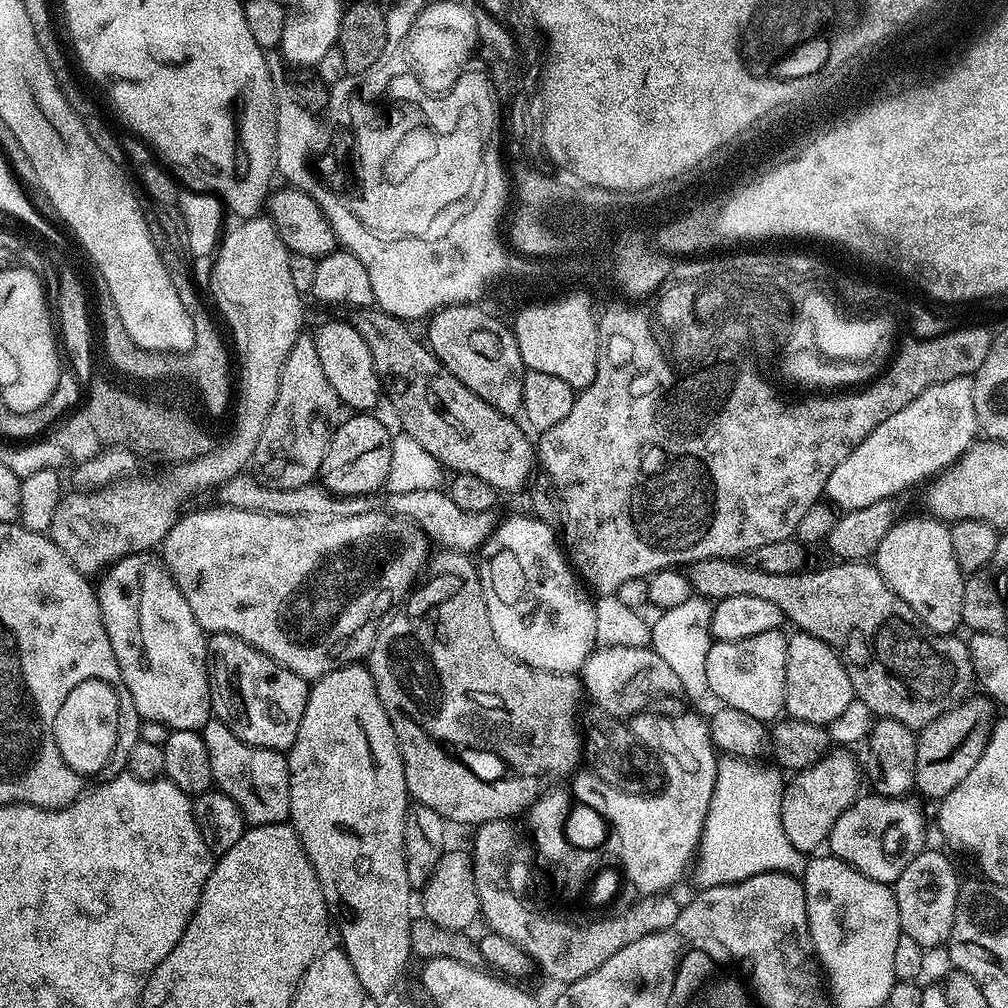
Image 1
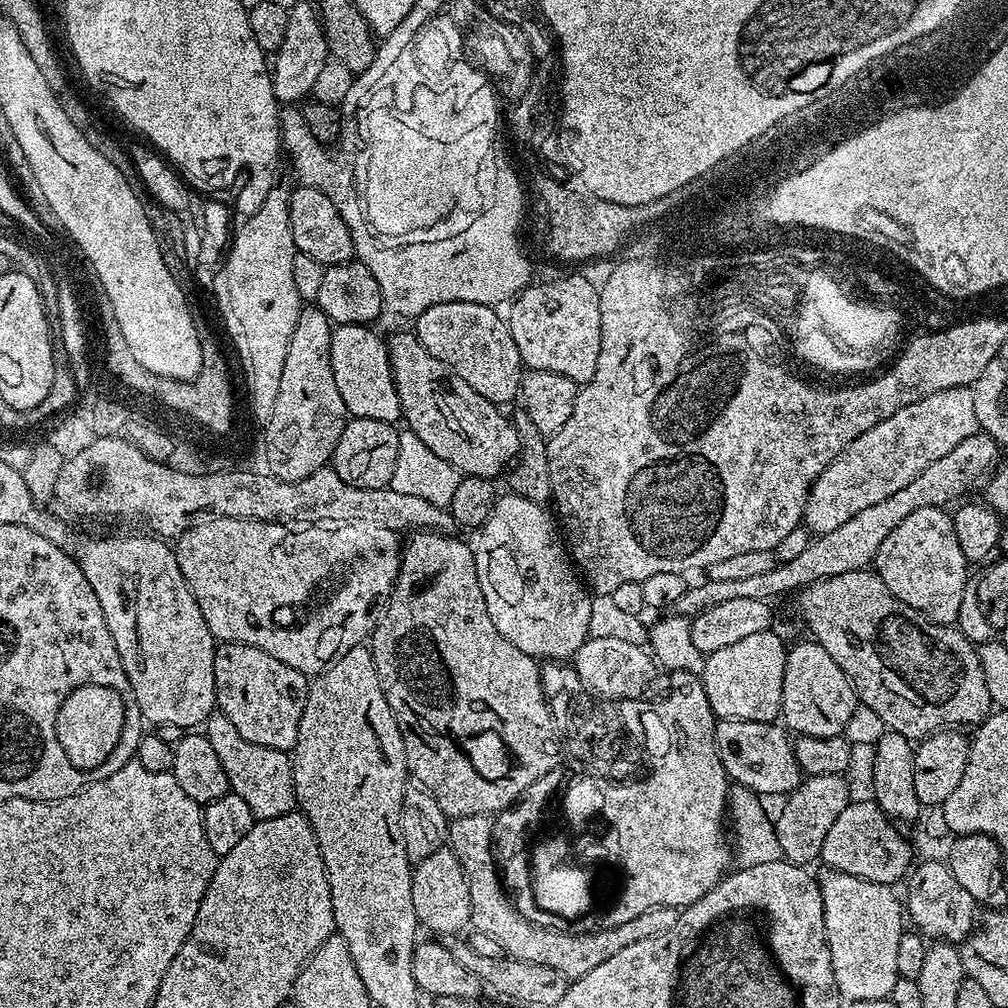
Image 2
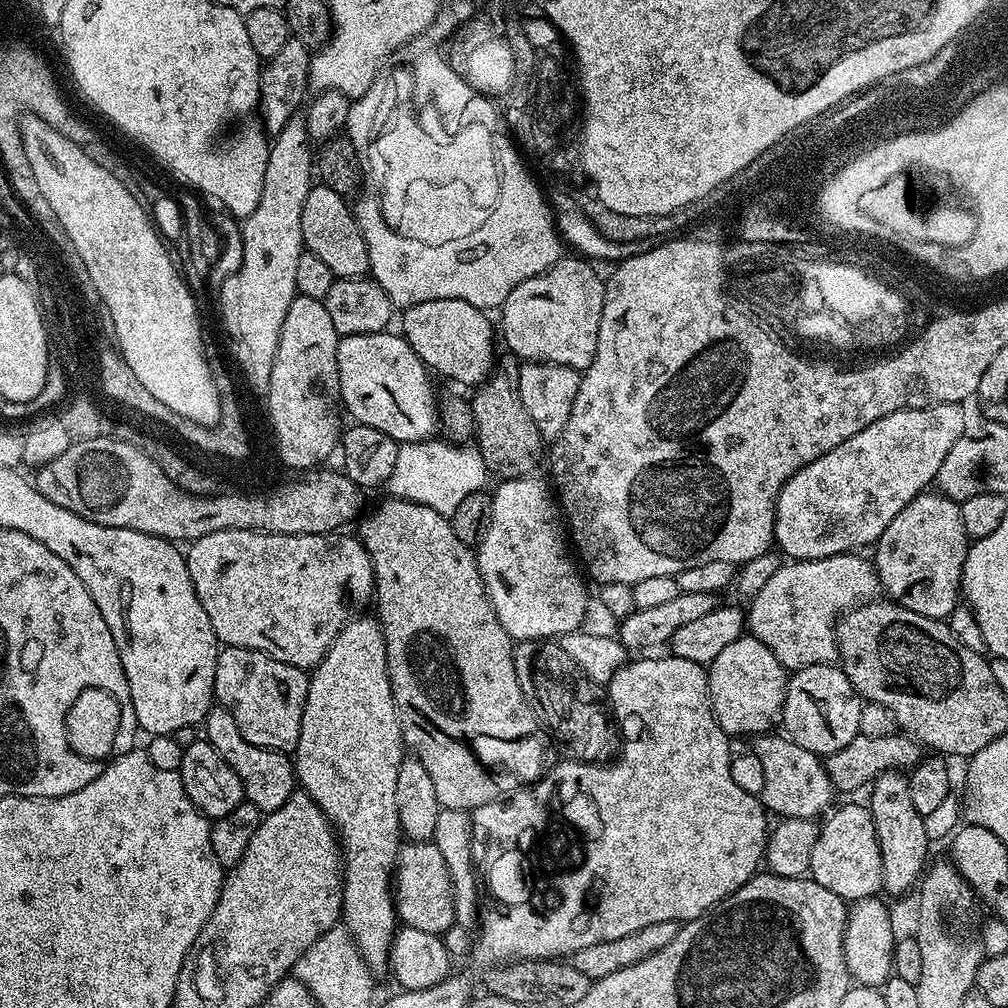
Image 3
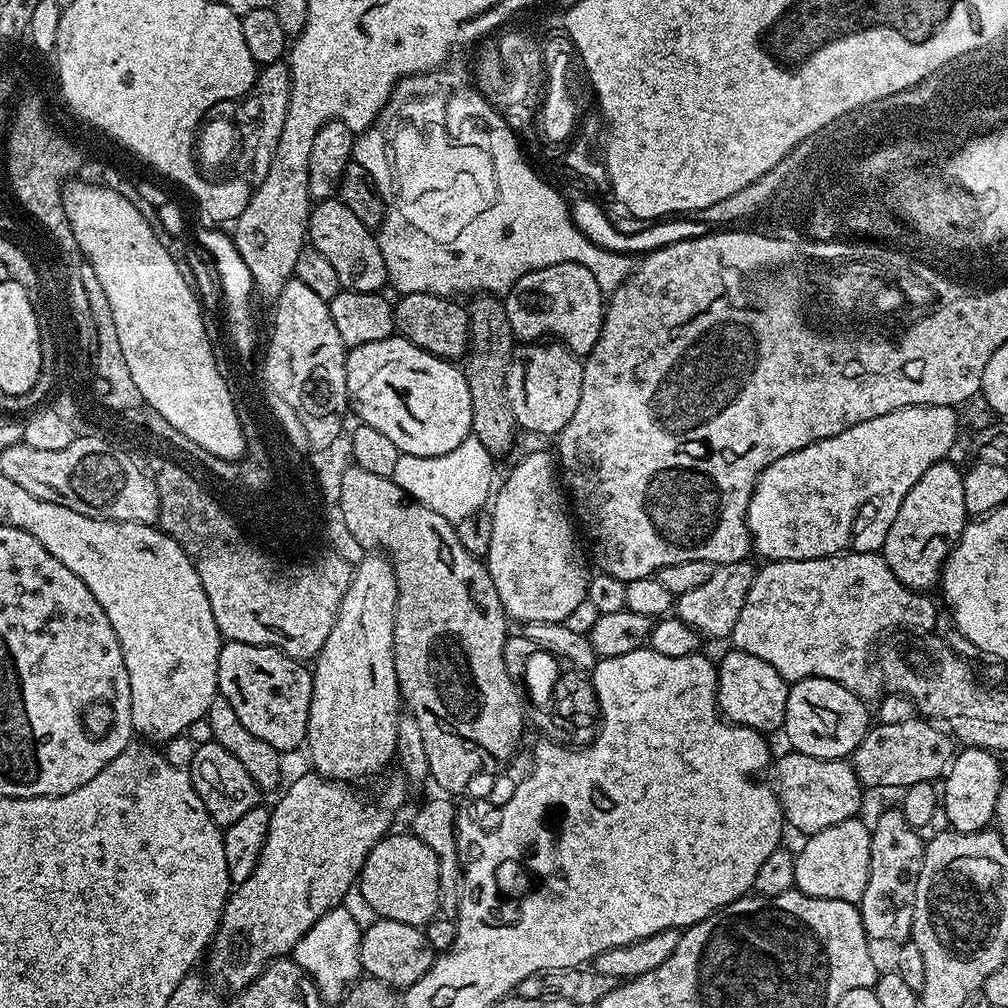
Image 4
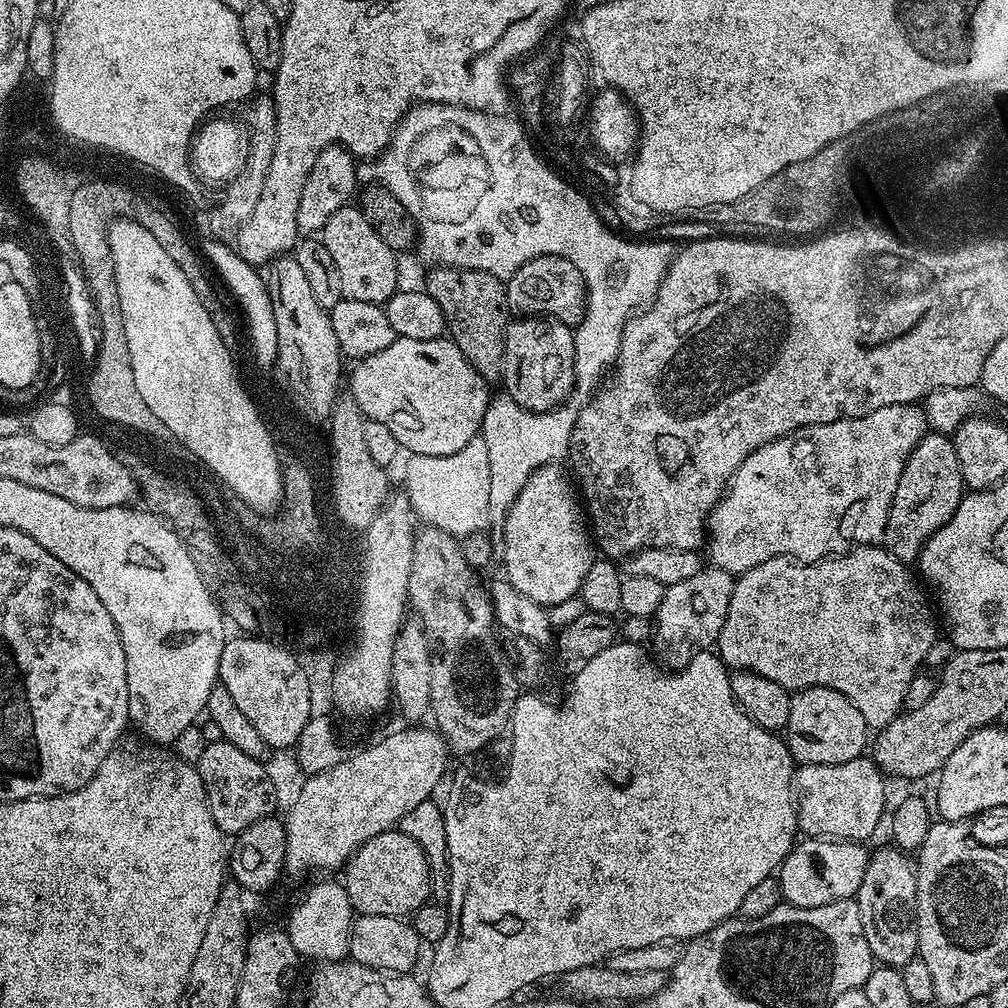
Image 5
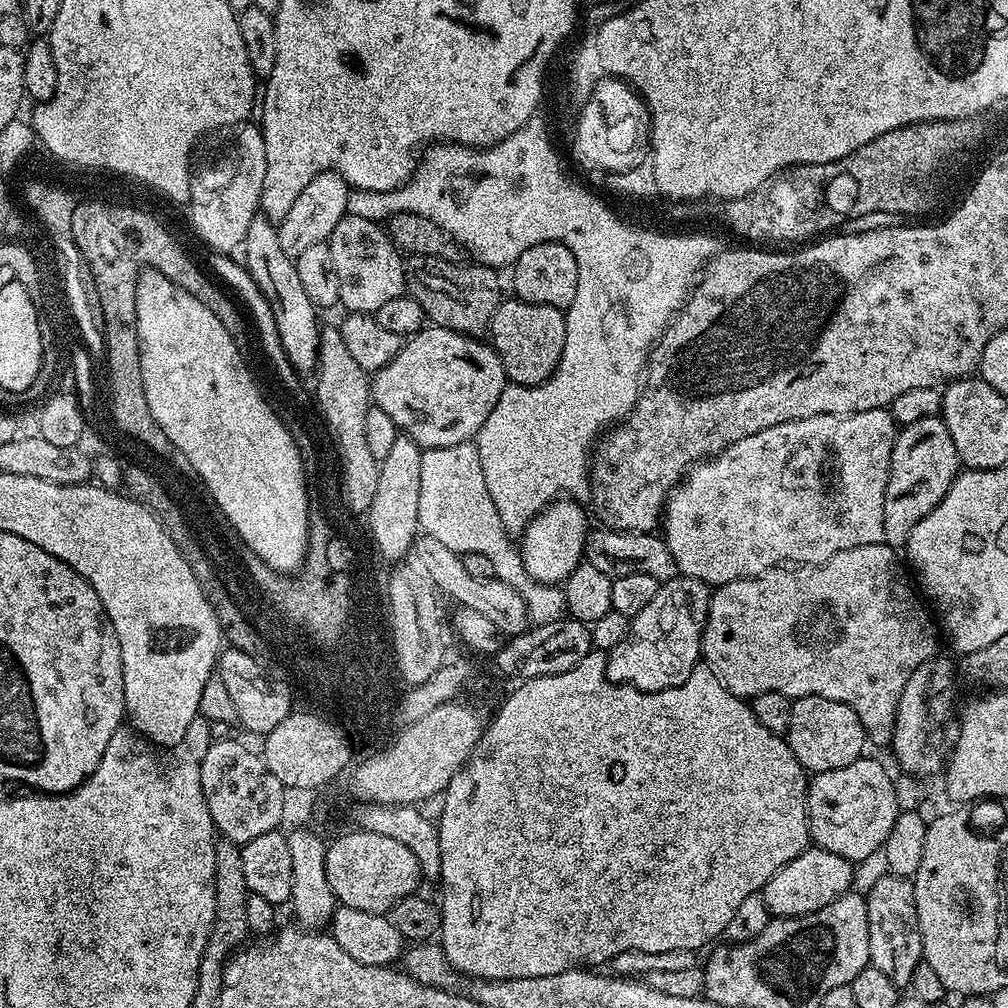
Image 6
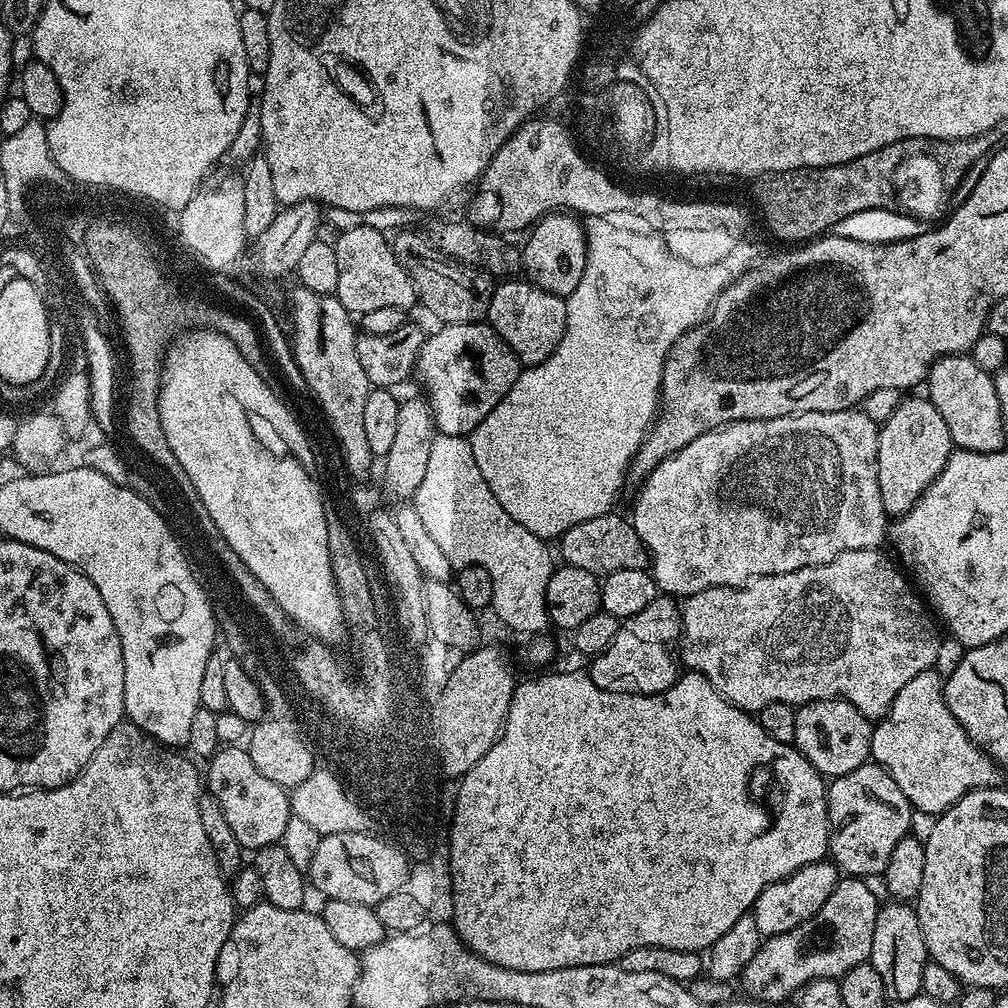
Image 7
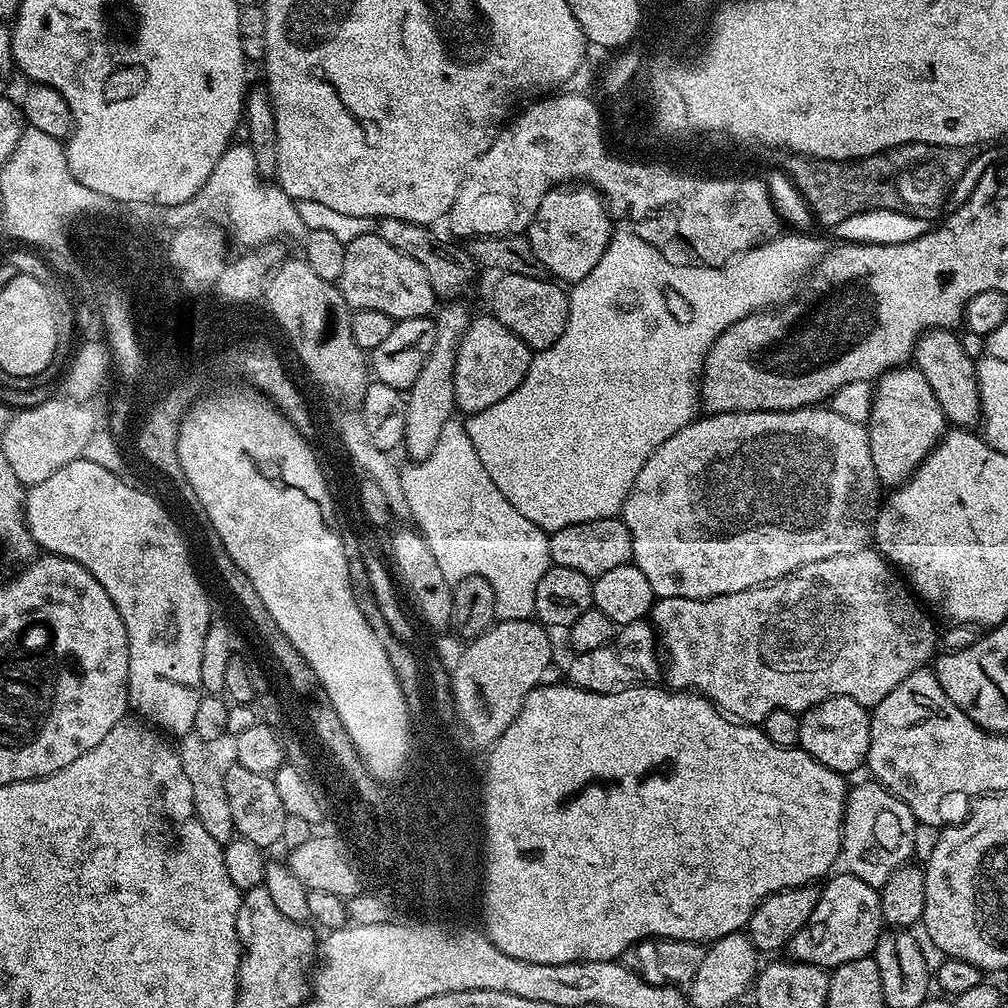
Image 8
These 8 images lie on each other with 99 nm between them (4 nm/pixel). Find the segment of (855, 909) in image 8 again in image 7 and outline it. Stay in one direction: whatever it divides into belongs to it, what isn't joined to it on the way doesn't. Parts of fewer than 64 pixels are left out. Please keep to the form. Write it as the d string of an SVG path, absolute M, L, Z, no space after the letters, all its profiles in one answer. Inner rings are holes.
M845 875L834 886L834 894L805 924L767 937L744 968L742 980L755 999L769 1004L788 1001L801 986L816 978L831 980L845 976L854 966L869 963L874 942L874 922L878 899L867 879Z

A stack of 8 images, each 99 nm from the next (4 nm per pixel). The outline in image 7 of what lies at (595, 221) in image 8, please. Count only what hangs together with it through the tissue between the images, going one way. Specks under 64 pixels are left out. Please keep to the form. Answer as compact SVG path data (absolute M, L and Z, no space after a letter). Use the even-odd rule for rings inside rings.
M557 210L540 217L527 236L528 241L522 244L523 275L542 290L566 298L576 289L578 282L582 282L586 270L588 243L584 237L584 224L575 215Z

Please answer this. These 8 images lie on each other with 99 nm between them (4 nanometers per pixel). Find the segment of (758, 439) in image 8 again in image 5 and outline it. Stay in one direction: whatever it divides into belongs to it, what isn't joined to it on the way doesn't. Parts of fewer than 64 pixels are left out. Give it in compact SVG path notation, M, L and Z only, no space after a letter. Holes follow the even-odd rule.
M899 404L898 406L882 406L882 410L874 410L874 414L866 414L862 418L853 420L839 420L829 424L815 424L809 428L799 428L791 436L779 436L776 440L771 440L766 446L754 450L738 466L738 470L732 479L729 480L727 489L720 501L712 507L708 514L706 525L706 556L710 559L711 567L721 568L733 574L749 572L754 566L768 561L775 556L794 559L797 563L816 563L819 560L829 557L837 551L842 540L848 544L846 546L869 547L879 545L885 534L885 526L888 521L890 502L894 498L894 490L898 490L898 478L902 476L904 464L910 458L914 446L926 434L926 423L924 421L924 409L916 404Z

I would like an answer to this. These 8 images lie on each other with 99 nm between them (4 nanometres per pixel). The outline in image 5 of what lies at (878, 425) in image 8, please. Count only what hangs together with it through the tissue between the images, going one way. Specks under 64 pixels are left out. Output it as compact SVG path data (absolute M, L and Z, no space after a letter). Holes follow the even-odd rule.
M929 431L918 446L914 446L904 464L902 476L898 478L898 490L894 490L894 498L890 502L883 547L899 560L919 561L924 543L950 520L965 494L962 470L951 439L947 435Z

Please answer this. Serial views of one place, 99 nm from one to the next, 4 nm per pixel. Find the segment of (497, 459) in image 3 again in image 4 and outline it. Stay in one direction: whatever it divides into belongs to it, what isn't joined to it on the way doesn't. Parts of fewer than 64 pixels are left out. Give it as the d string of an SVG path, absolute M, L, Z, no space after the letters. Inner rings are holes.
M480 294L468 302L469 344L465 352L462 367L471 400L471 433L476 436L493 456L508 451L517 433L516 420L510 410L505 394L506 373L510 358L516 347L516 339L510 330L509 319L503 303L493 295Z

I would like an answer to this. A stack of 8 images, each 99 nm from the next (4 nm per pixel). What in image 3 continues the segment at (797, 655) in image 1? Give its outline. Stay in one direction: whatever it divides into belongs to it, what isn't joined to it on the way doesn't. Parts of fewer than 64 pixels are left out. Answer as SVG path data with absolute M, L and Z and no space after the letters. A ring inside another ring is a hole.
M835 663L797 668L788 678L788 689L784 695L782 728L788 739L802 746L802 750L810 750L815 756L823 758L842 750L842 746L846 746L854 737L860 735L863 709L862 698L854 690L850 678L846 678L843 668Z

